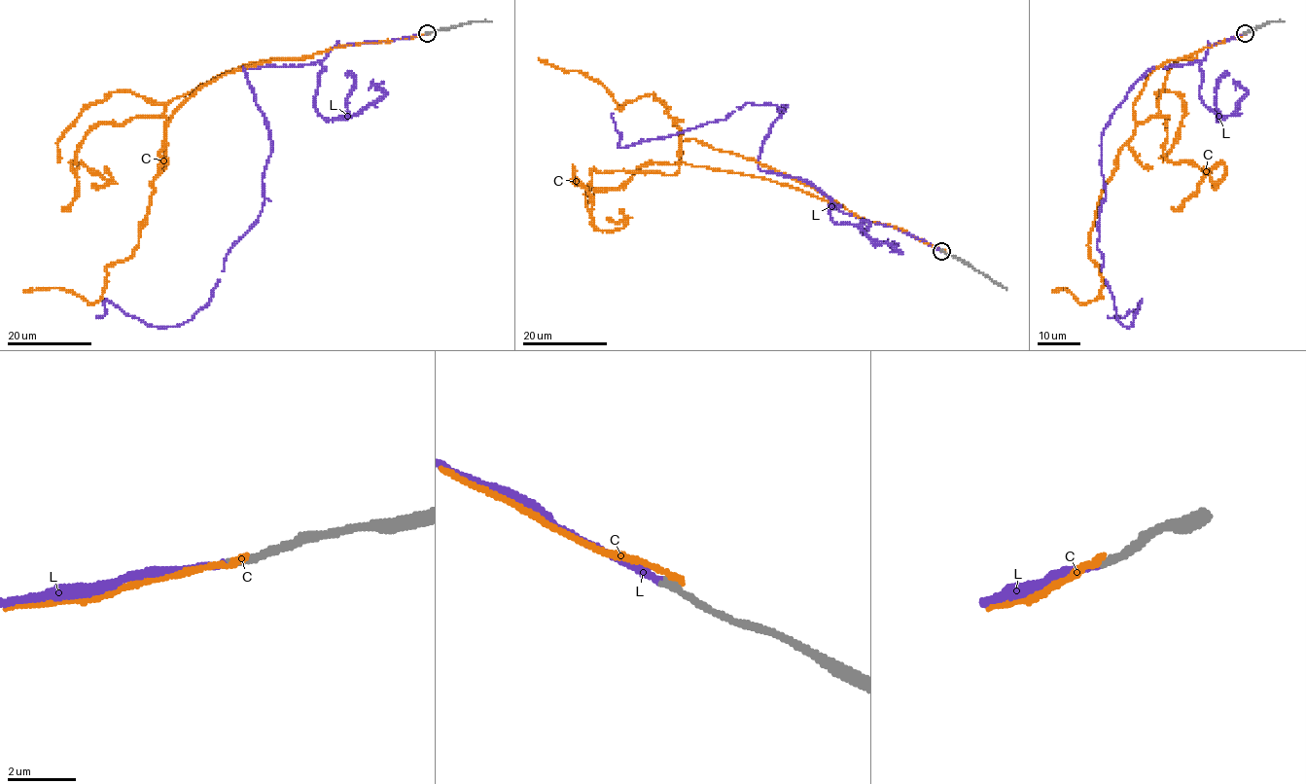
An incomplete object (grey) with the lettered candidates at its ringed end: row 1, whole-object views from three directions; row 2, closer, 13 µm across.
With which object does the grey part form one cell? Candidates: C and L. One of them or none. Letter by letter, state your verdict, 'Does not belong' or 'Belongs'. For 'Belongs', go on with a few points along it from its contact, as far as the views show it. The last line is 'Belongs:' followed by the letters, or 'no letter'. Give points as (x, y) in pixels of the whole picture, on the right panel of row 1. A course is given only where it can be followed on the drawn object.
C: Does not belong
L: Belongs. Its course: (1245, 34), (1201, 60), (1151, 67), (1102, 135), (1096, 248), (1124, 327), (1141, 300), (1107, 316)
Belongs: L

